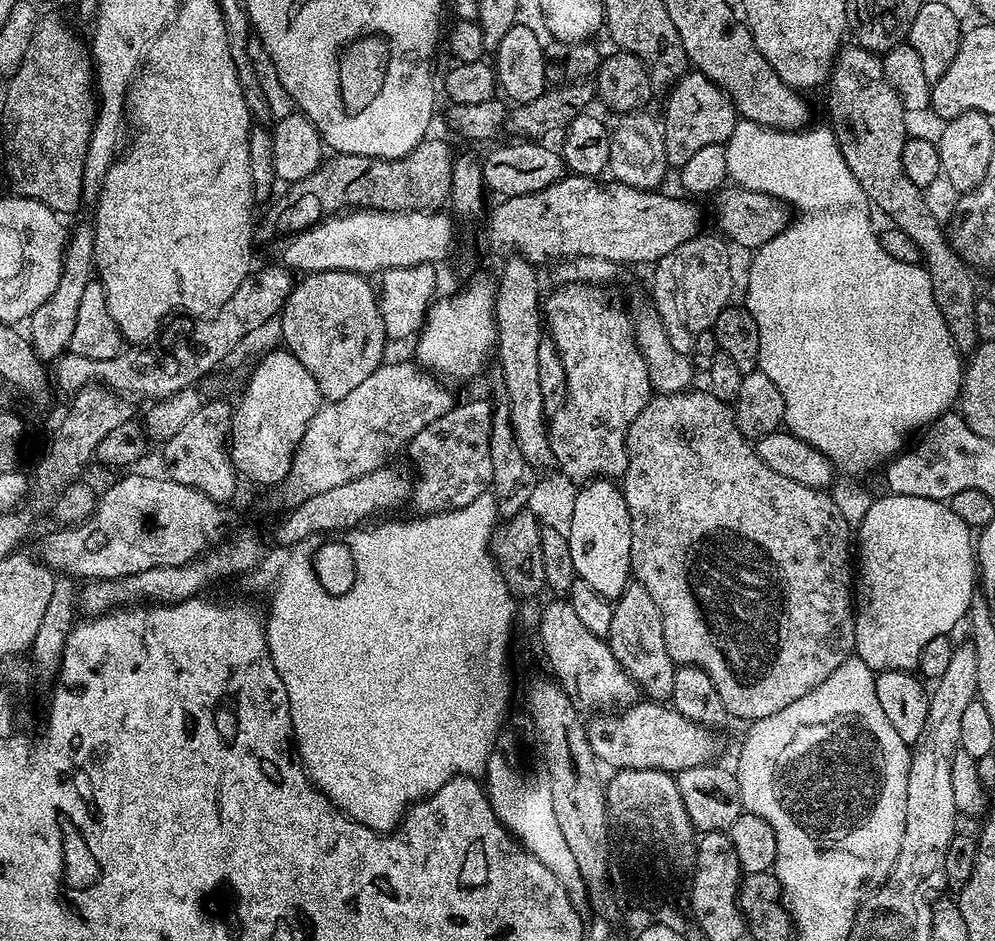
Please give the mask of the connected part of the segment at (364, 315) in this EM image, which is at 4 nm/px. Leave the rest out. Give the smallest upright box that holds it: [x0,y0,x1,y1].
[278,272,386,401]

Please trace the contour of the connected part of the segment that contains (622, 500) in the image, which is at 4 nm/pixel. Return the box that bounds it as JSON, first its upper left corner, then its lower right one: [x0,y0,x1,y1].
[567,478,632,602]

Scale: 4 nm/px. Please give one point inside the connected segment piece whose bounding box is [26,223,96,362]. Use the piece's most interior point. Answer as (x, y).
(50, 327)

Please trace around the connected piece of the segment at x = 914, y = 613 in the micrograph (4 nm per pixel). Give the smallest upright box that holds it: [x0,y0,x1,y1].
[854,492,978,673]

